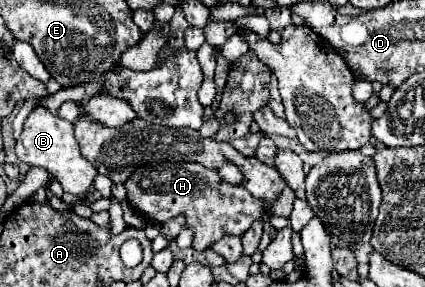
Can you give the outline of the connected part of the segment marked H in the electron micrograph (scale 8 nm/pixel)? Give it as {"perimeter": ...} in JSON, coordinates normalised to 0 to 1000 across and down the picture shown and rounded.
{"perimeter":[[[414,568],[348,596],[325,589],[301,617],[292,652],[301,666],[296,693],[311,728],[353,770],[386,784],[405,756],[433,749],[438,784],[456,805],[452,861],[461,875],[485,875],[536,819],[569,826],[598,770],[612,770],[621,742],[635,742],[635,714],[598,693],[569,645],[541,645],[513,610],[513,596],[461,568]]]}

